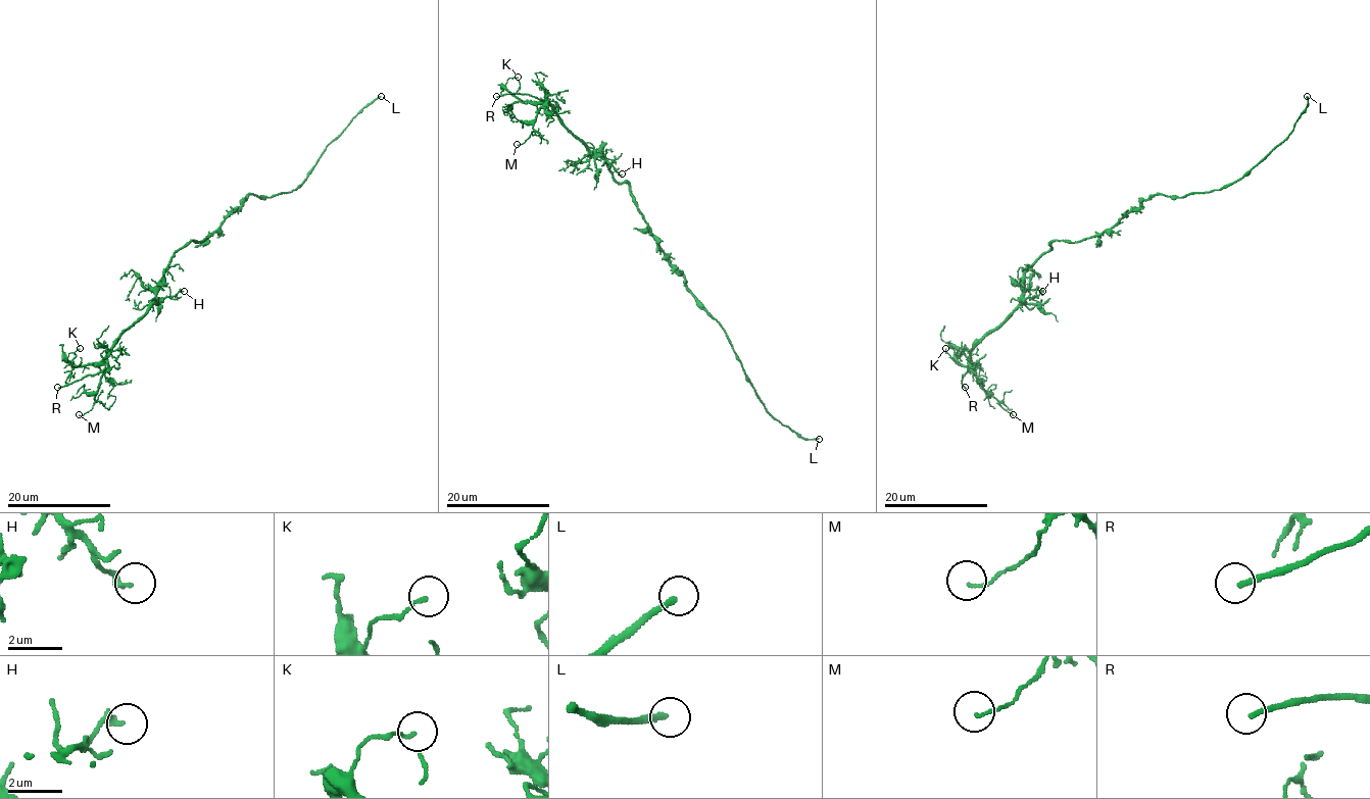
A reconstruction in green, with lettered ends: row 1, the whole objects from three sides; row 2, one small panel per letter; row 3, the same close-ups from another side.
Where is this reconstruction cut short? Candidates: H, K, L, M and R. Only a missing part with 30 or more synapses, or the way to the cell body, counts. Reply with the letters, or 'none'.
L, R

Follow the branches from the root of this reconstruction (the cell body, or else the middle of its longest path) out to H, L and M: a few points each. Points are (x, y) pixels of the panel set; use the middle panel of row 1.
H: (651, 234), (631, 187), (620, 183), (602, 157), (594, 154), (601, 156), (622, 173)
L: (651, 234), (664, 254), (683, 276), (687, 290), (726, 334), (745, 378), (766, 410), (802, 437), (819, 439)
M: (651, 234), (631, 187), (617, 181), (602, 157), (592, 152), (545, 101), (539, 108), (534, 130), (517, 144)

